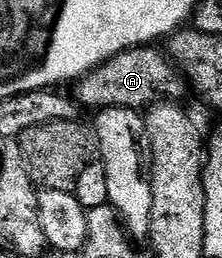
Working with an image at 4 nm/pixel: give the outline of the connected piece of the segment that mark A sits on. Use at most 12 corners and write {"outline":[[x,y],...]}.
{"outline":[[153,45],[76,80],[82,108],[144,112],[181,101],[187,80]]}

